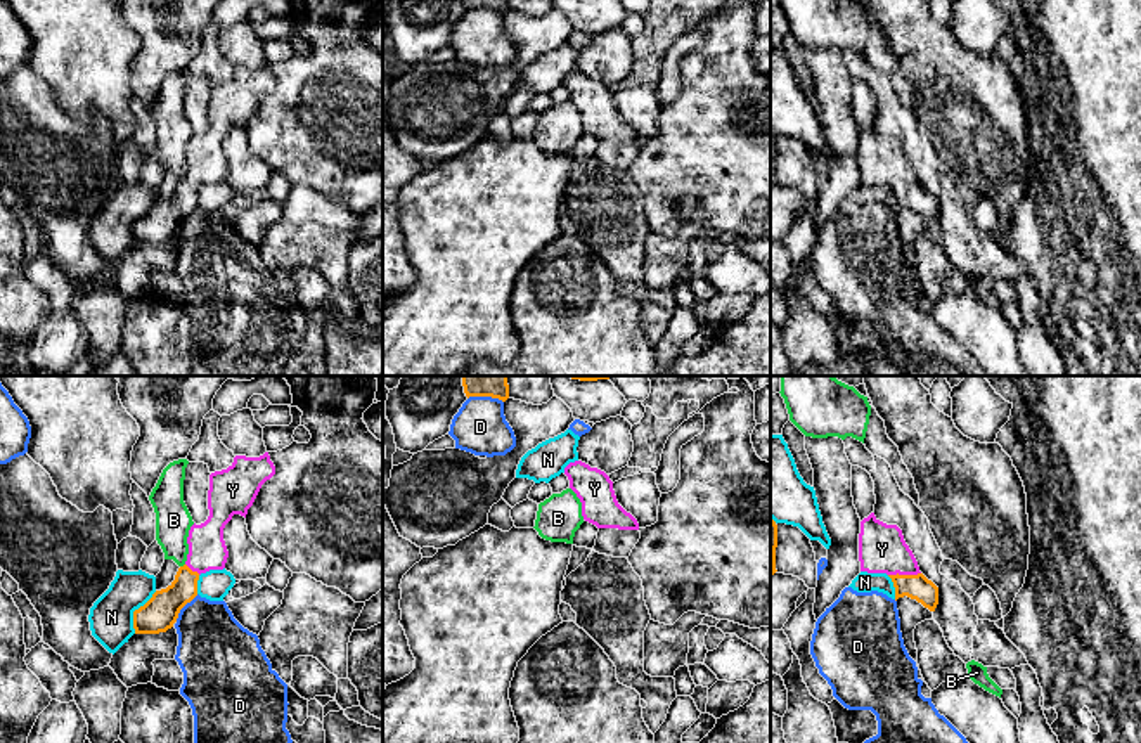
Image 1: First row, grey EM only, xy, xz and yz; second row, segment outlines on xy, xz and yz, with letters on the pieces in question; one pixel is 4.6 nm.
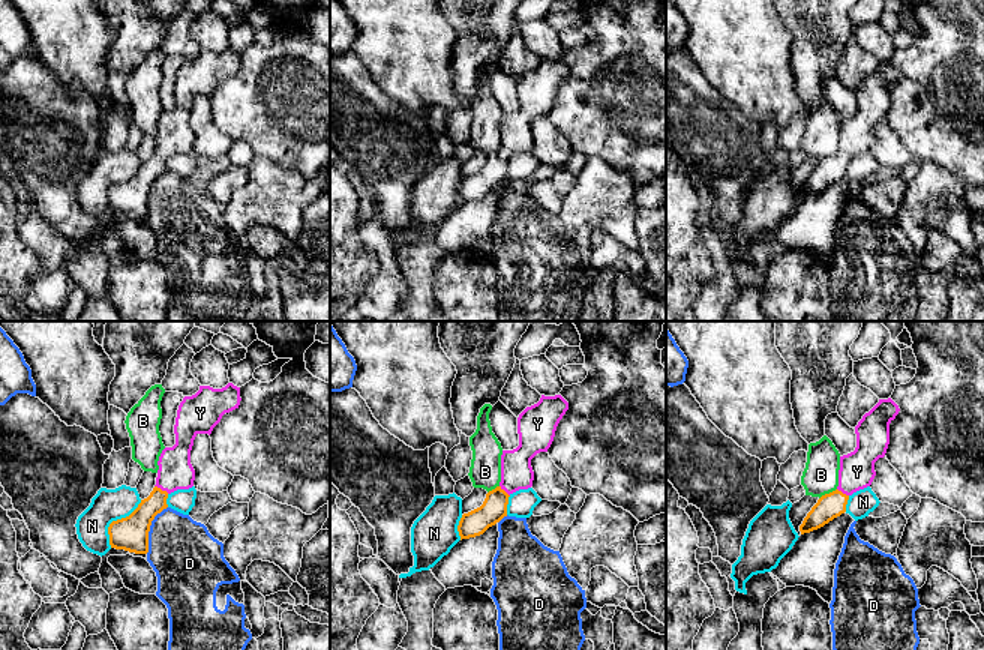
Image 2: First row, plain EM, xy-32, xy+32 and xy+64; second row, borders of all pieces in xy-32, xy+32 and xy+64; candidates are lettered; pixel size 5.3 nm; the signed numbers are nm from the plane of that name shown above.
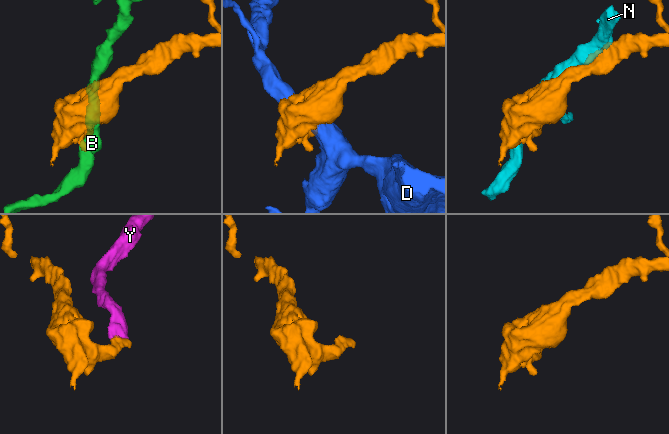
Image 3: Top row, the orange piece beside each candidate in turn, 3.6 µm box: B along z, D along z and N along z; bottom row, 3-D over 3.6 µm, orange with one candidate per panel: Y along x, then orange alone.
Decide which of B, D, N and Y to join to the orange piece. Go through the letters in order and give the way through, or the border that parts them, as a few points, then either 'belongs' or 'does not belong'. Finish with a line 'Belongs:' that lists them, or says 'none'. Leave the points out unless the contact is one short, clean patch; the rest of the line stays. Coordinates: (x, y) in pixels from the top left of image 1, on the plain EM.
B: border along xy (184, 175), (180, 179); does not belong
D: does not belong
N: does not belong
Y: runs through yz (918, 200), (904, 187), (882, 161); belongs
Belongs: Y

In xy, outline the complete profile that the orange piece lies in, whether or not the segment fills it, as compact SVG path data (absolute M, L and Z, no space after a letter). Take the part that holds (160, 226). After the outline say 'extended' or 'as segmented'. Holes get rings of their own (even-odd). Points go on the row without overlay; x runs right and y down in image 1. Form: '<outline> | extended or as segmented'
M268 64L260 69L235 68L234 74L210 87L210 128L192 137L187 156L189 166L175 192L133 223L135 246L159 246L173 239L180 222L197 208L197 192L210 182L223 182L229 163L223 140L234 126L246 130L261 97L275 87Z | extended

